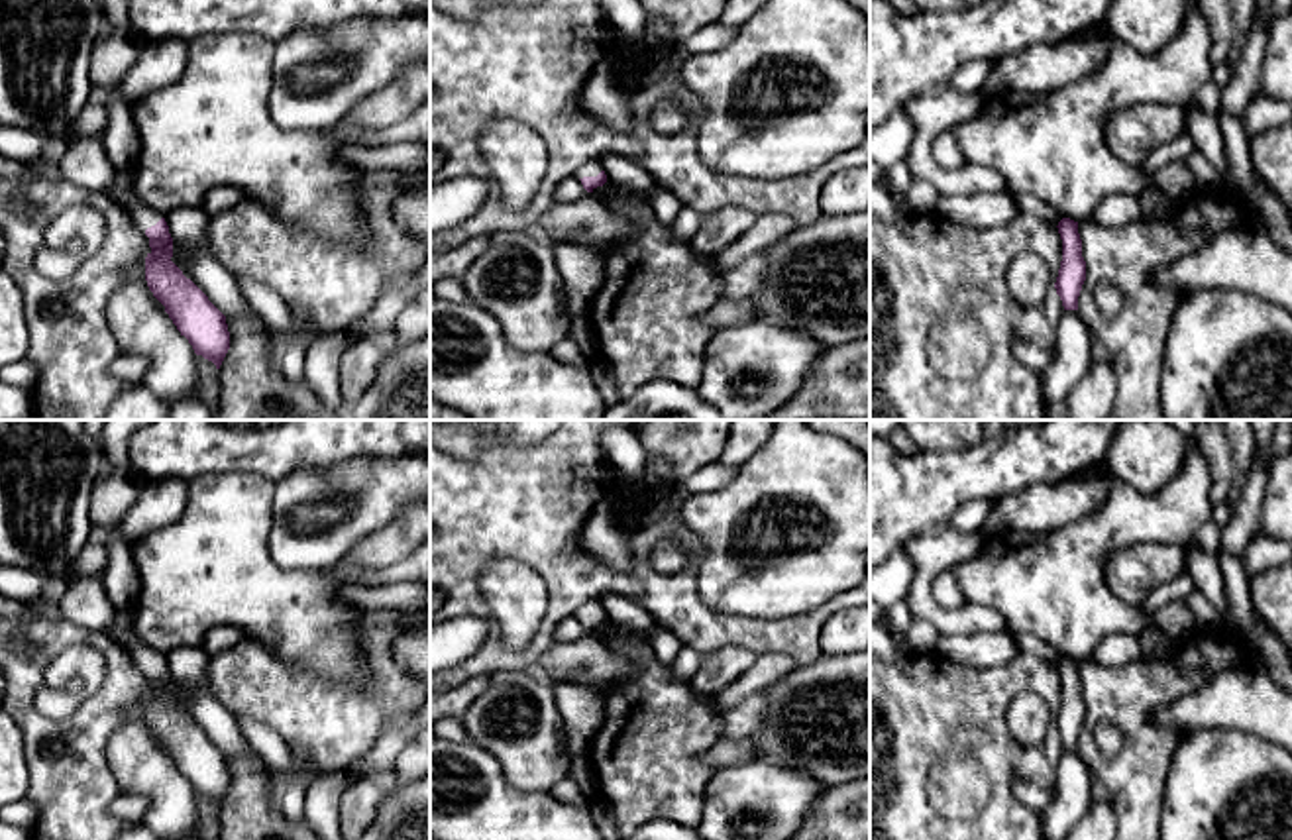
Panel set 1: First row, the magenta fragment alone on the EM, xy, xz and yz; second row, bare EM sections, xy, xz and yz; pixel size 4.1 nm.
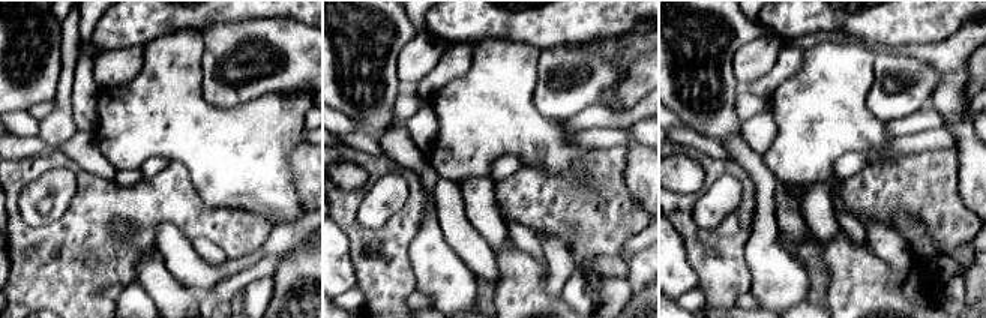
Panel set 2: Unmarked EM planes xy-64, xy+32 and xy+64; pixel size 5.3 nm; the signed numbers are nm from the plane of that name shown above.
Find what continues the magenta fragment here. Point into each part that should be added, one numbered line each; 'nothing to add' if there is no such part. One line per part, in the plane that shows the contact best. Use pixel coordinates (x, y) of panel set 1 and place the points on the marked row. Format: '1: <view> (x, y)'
1: xz (593, 167)

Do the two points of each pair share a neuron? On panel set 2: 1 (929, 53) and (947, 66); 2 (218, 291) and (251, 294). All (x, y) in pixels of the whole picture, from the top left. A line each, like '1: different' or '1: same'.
1: same
2: different

